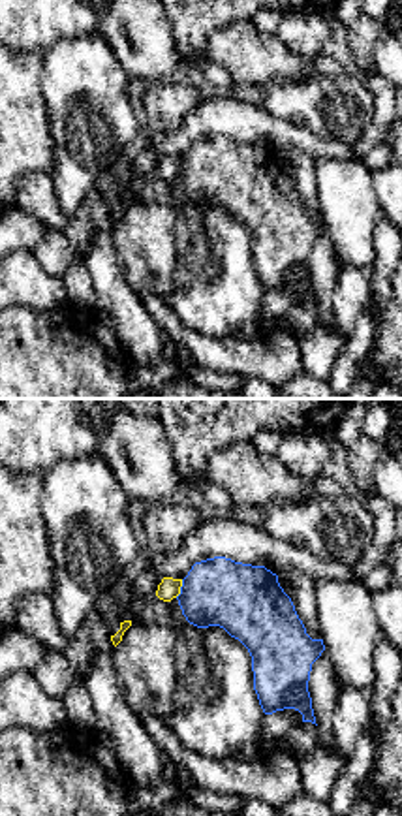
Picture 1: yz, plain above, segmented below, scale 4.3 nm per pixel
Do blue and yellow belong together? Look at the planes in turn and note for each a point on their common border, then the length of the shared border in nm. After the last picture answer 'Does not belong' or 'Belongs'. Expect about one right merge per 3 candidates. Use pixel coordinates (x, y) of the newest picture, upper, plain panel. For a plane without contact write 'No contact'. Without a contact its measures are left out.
Touches blue at (181, 168). Shared border 90 nm

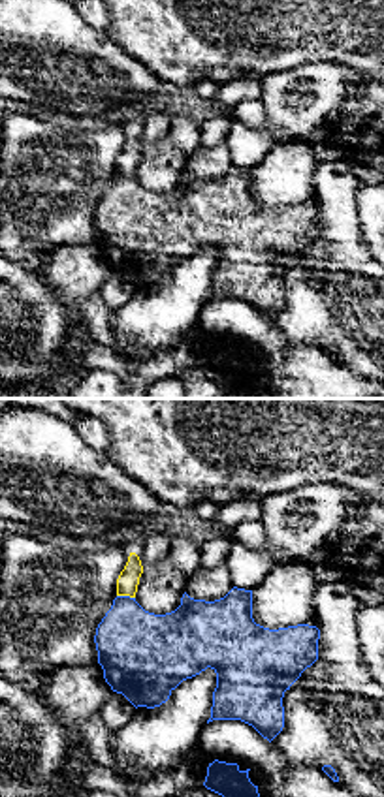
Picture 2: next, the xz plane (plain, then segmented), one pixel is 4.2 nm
Touches blue at (127, 175). Shared border 80 nm

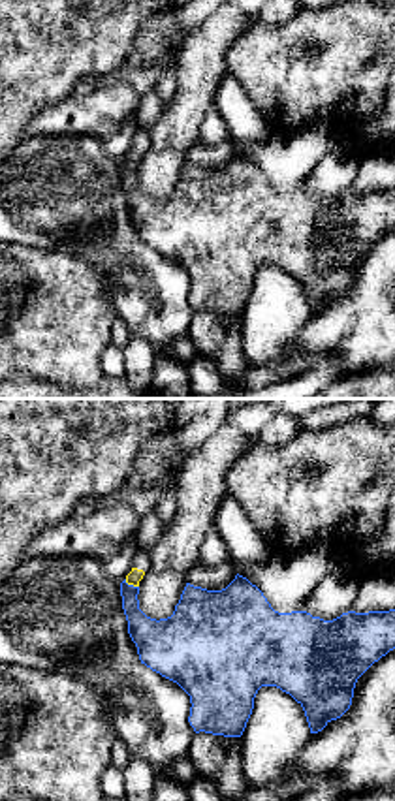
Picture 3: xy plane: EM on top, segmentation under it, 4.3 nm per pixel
Touches blue at (132, 164). Shared border 70 nm

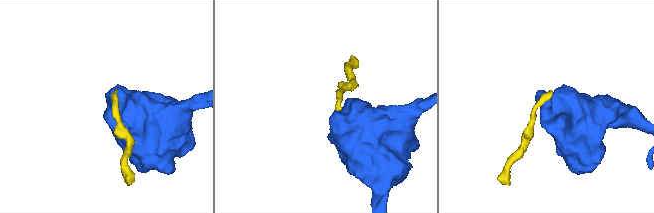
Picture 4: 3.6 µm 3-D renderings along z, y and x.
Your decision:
Does not belong

